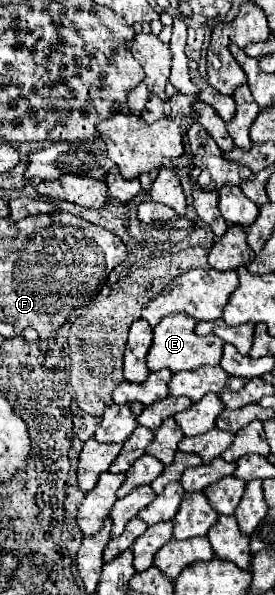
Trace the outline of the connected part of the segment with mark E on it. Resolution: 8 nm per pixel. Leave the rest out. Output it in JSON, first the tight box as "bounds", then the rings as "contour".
{"bounds":[146,313,224,371],"contour":[[[184,313],[180,315],[168,315],[164,317],[156,327],[154,327],[154,339],[146,357],[146,365],[150,371],[158,371],[158,369],[170,369],[170,371],[184,371],[184,369],[196,369],[202,365],[218,365],[220,357],[222,357],[222,345],[224,341],[220,341],[220,337],[216,335],[206,335],[200,337],[194,333],[194,325],[196,321]]]}

